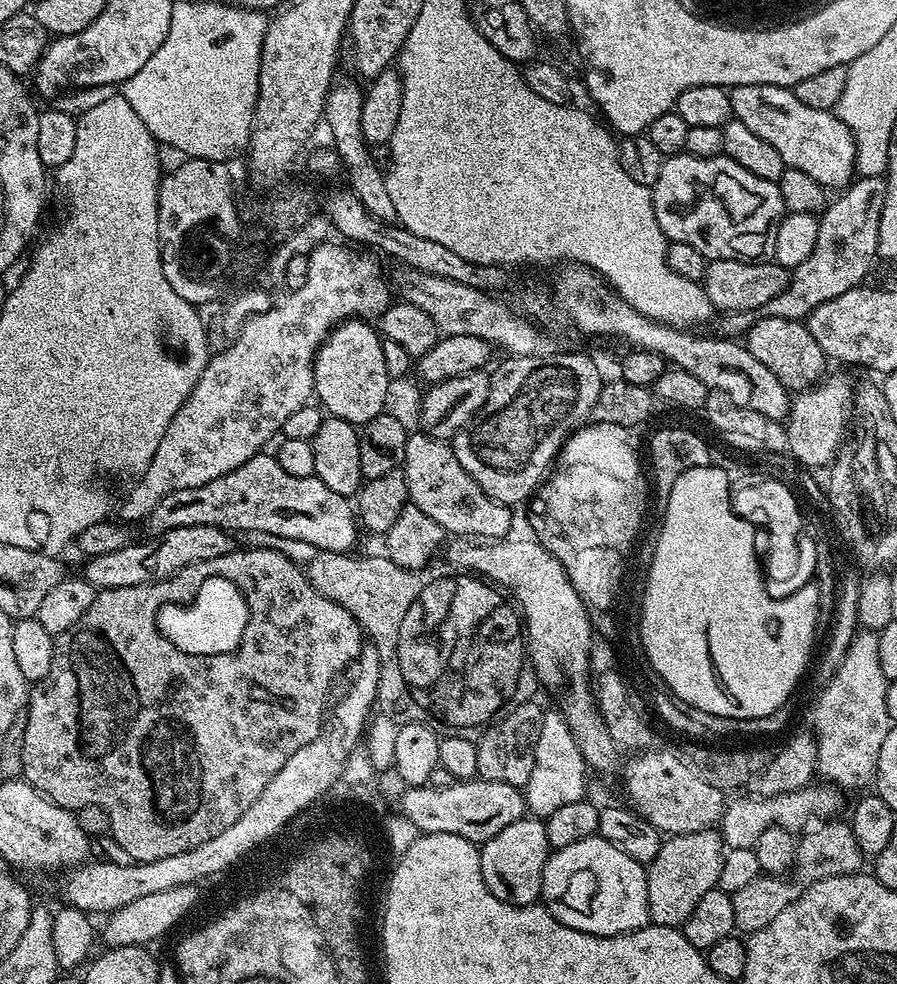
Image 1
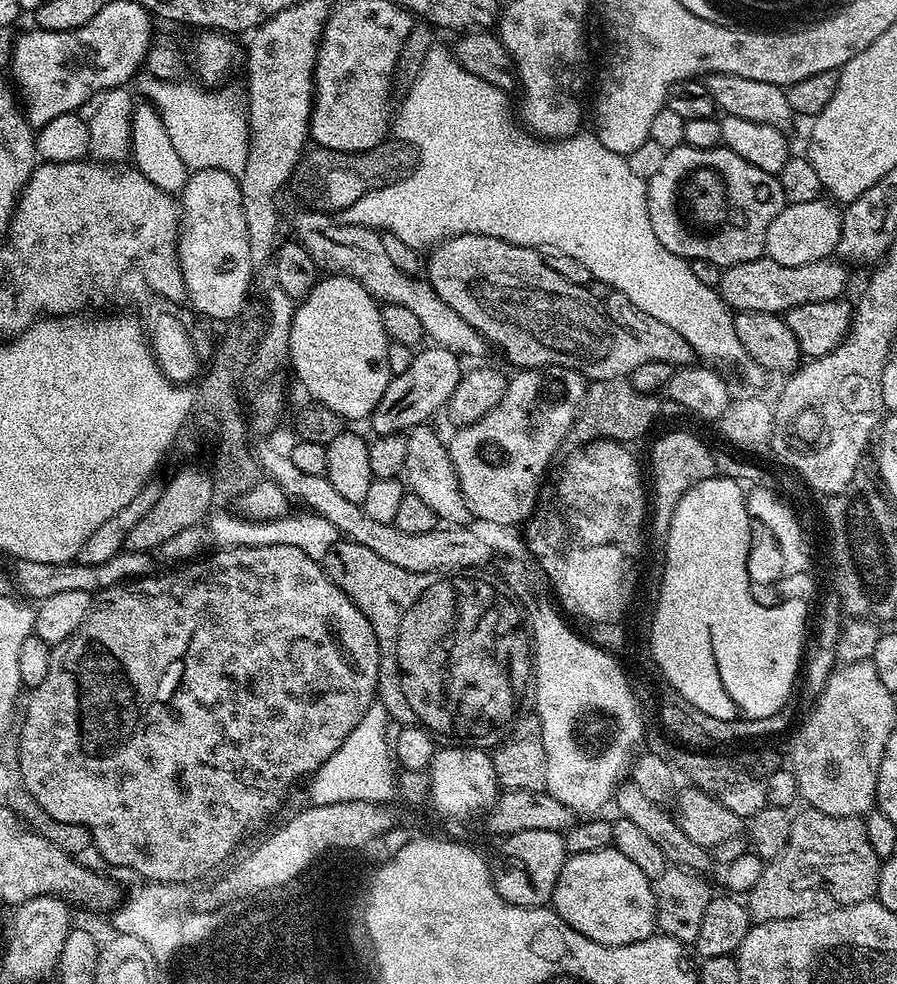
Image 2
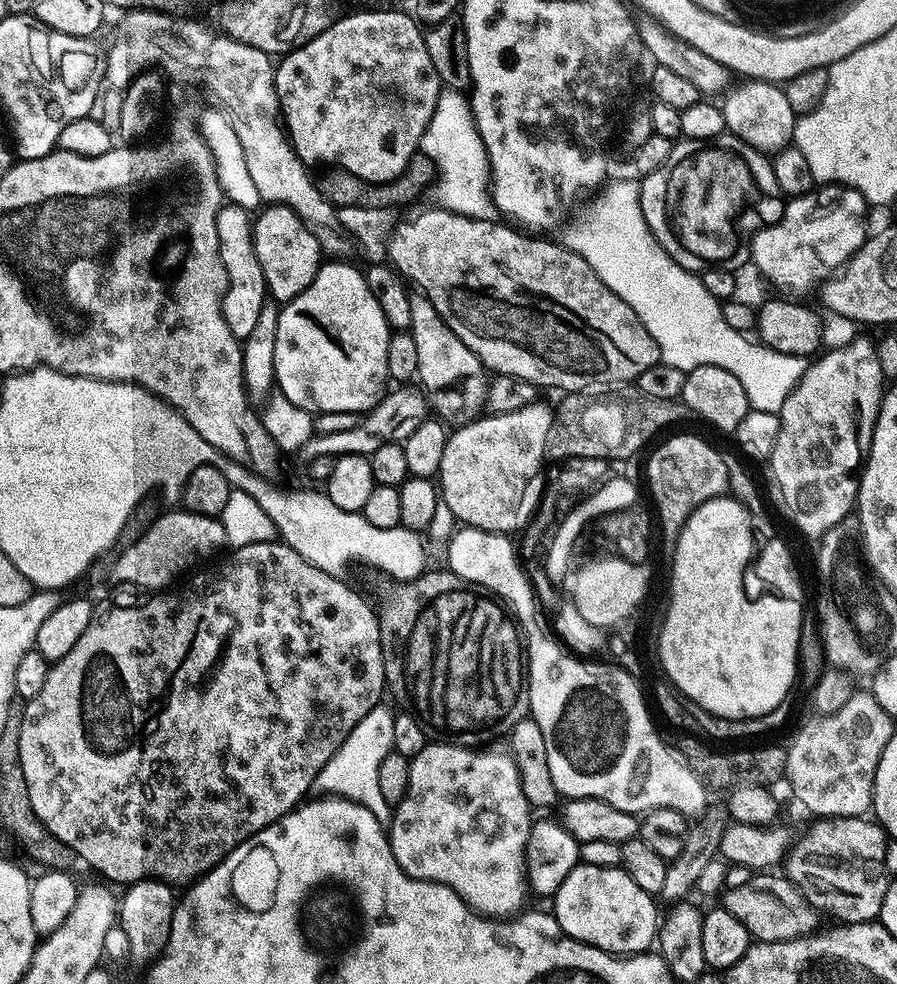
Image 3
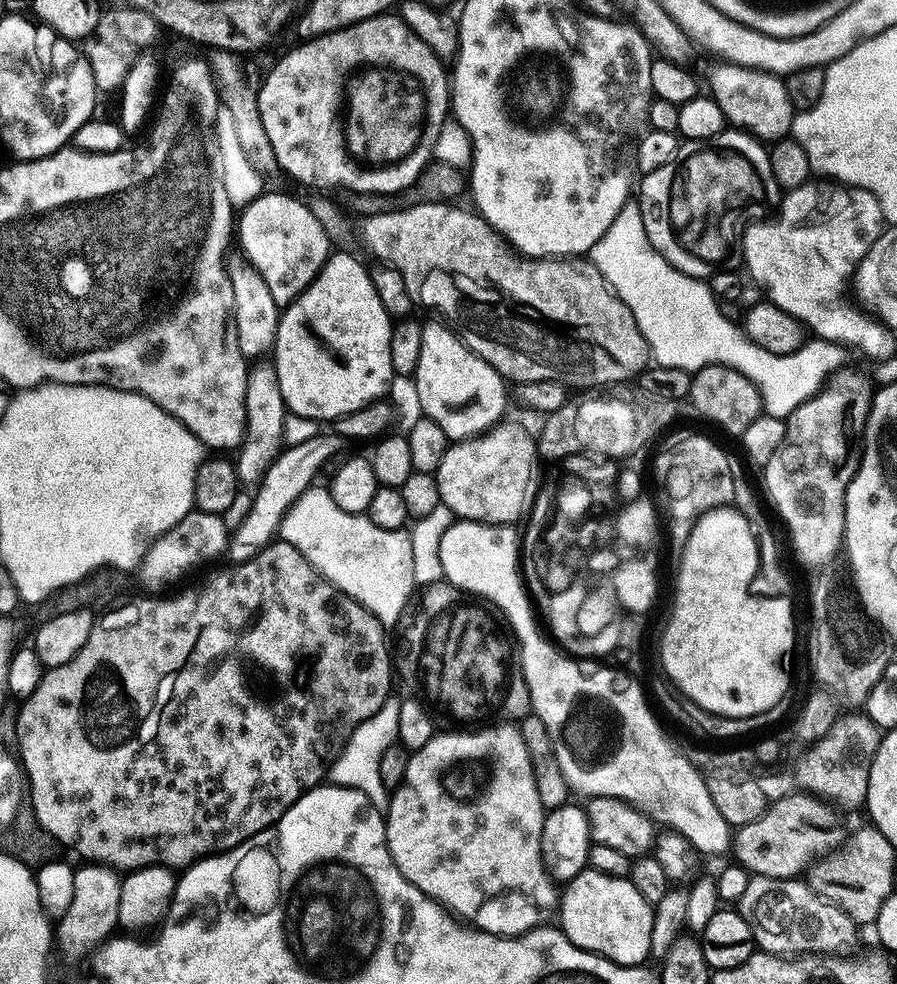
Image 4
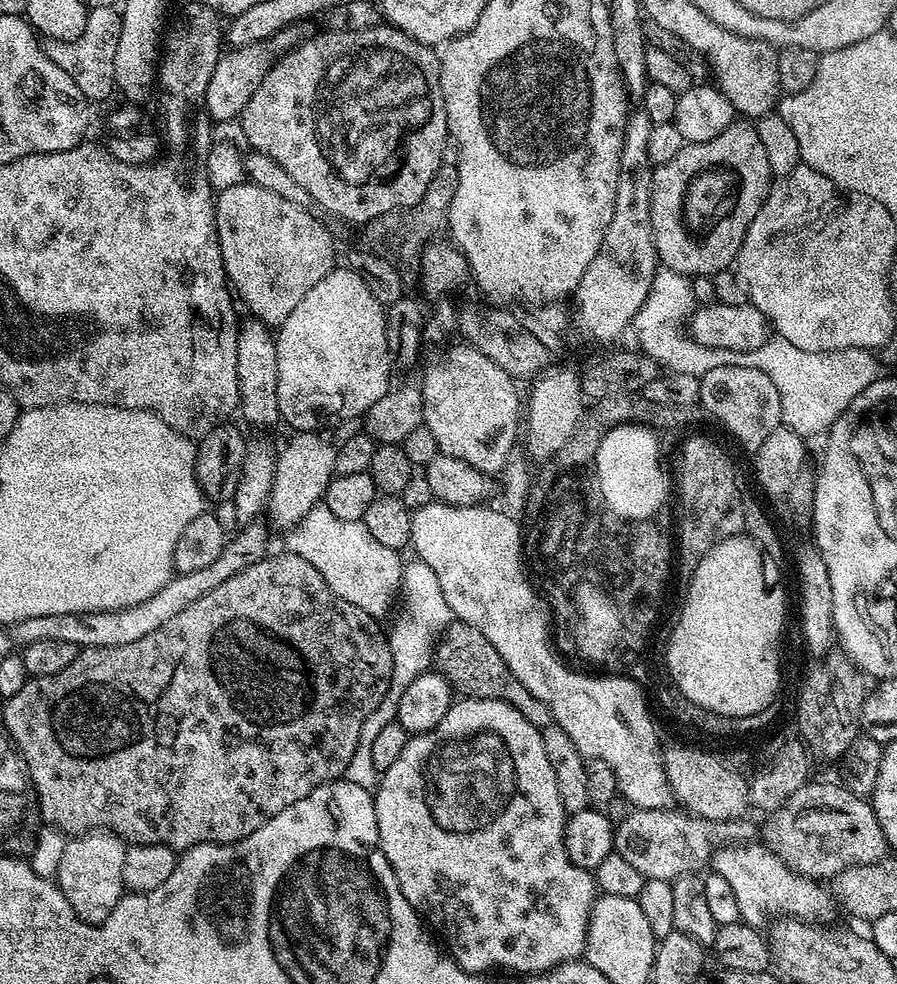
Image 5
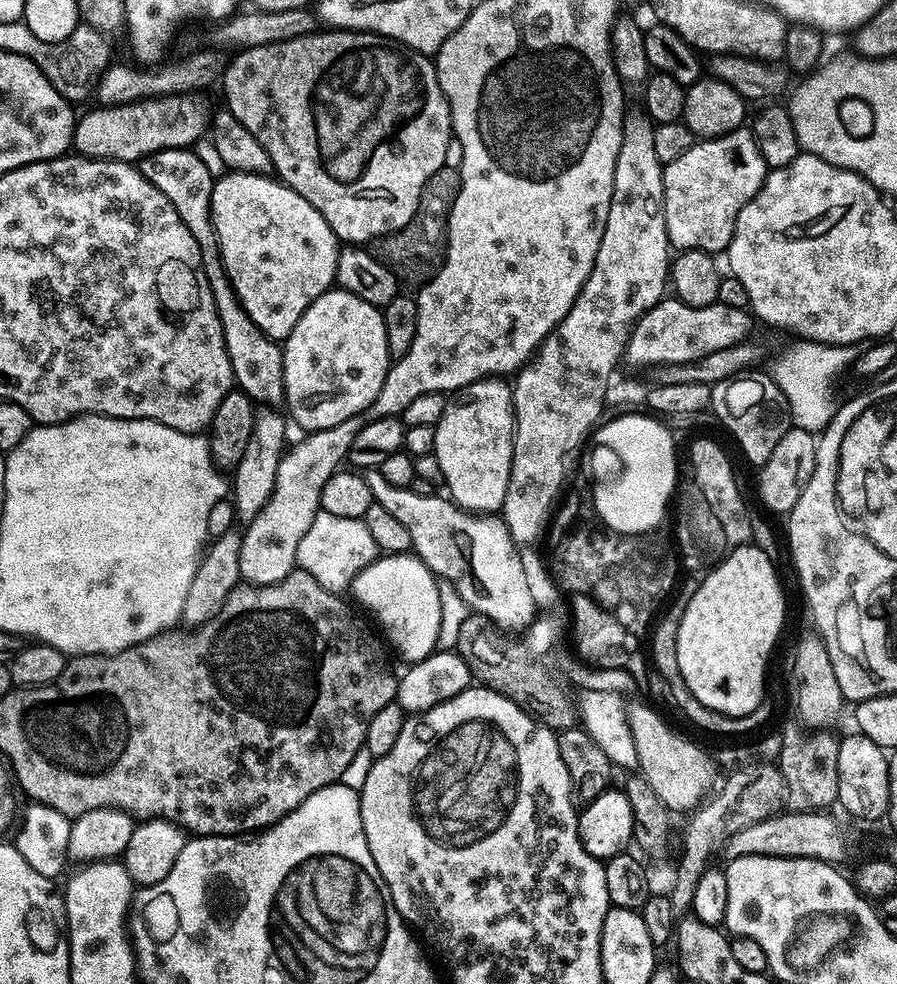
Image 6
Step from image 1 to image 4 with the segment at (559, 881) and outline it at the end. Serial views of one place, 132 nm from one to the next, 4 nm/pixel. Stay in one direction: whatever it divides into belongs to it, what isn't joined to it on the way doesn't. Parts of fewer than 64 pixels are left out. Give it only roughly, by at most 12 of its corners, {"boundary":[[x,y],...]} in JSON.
{"boundary":[[587,867],[563,885],[565,938],[627,968],[649,959],[653,905]]}

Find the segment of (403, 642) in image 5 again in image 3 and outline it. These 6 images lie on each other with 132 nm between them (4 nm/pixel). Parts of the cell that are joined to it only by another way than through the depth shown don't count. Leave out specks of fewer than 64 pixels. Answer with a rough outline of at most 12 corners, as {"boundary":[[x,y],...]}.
{"boundary":[[370,710],[316,775],[324,798],[366,806],[387,825],[378,766],[394,742],[394,712]]}

